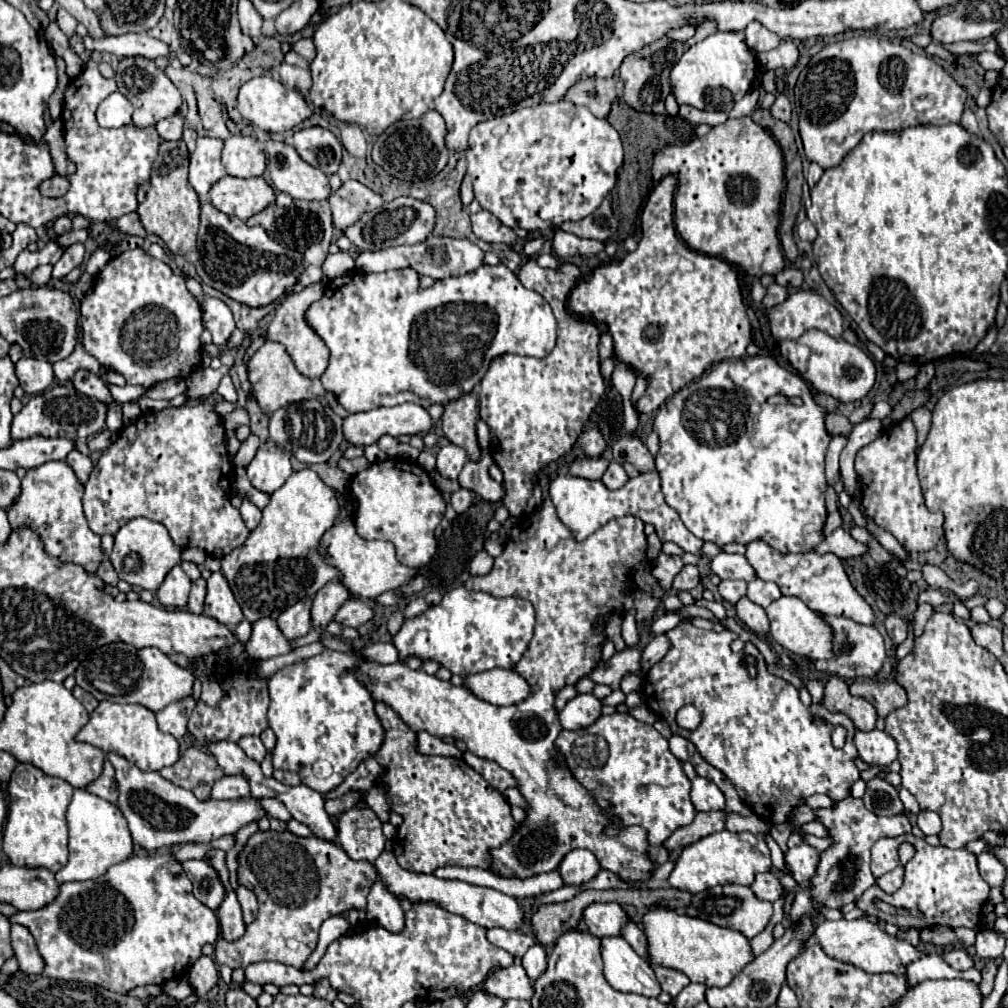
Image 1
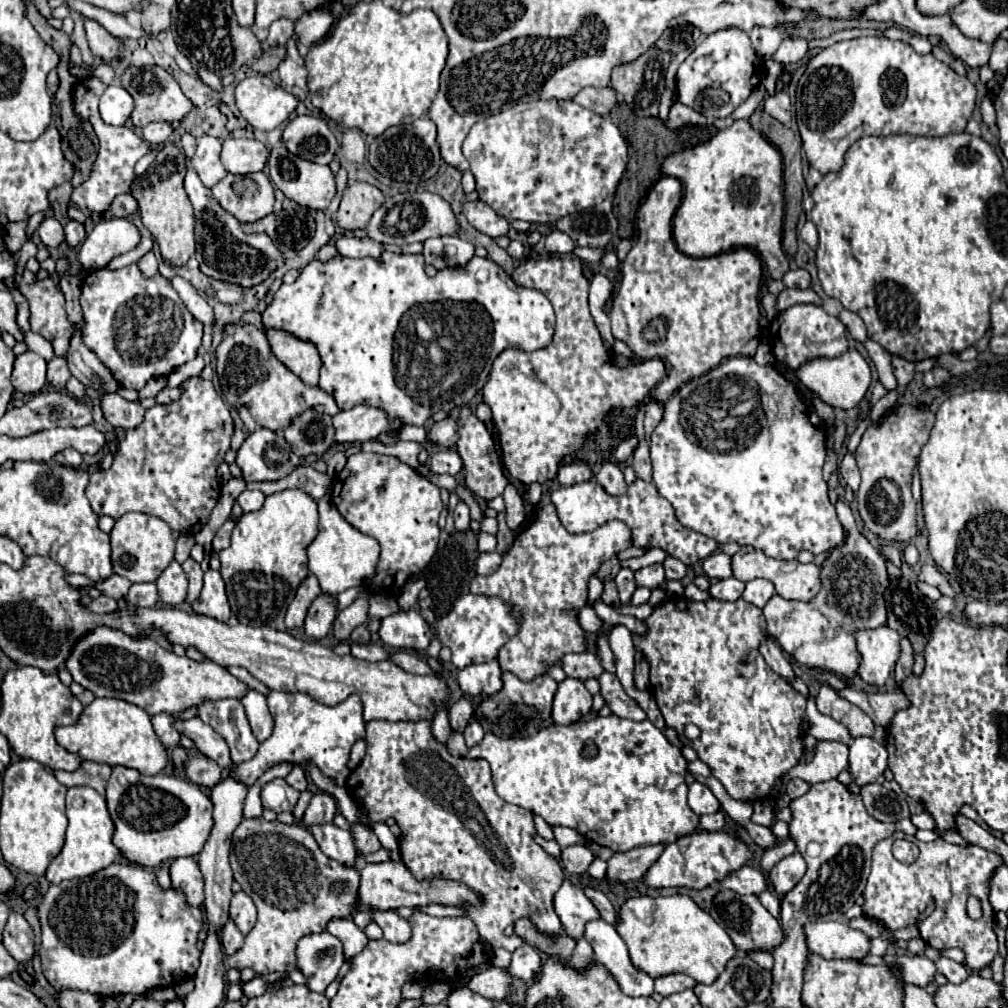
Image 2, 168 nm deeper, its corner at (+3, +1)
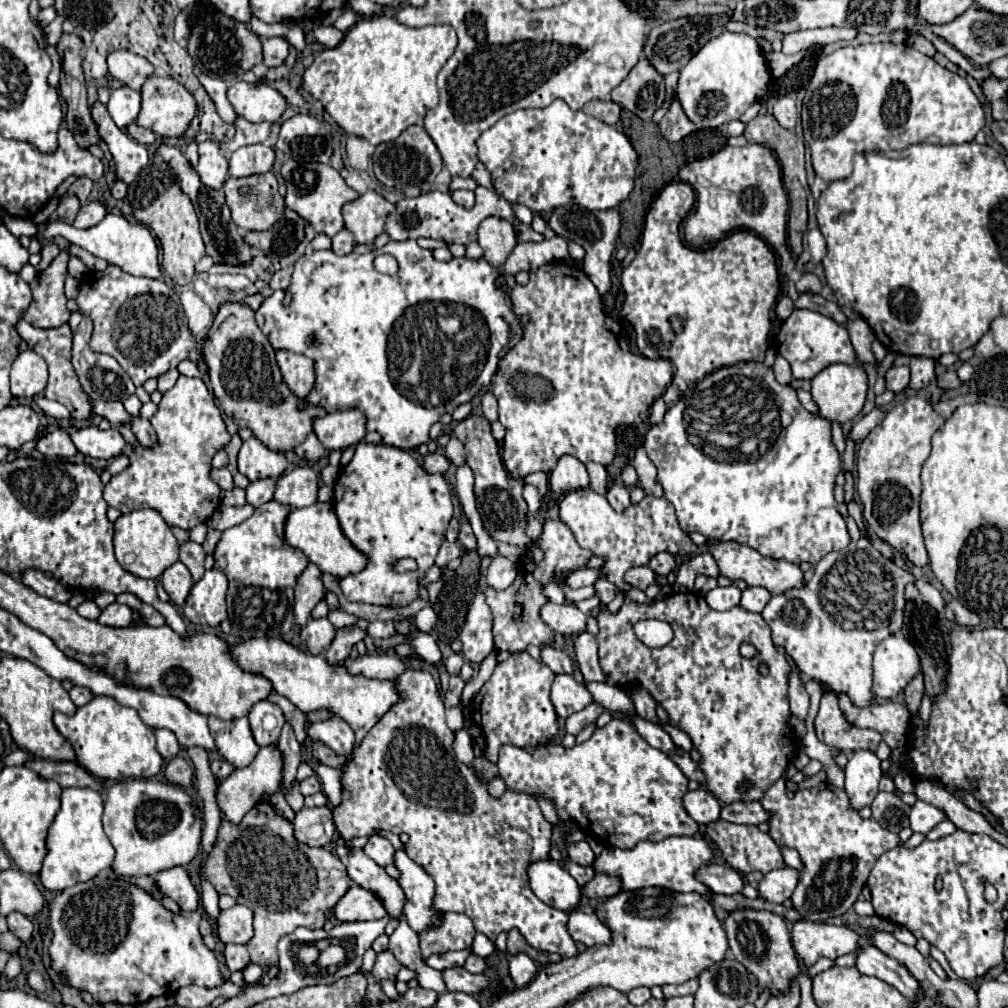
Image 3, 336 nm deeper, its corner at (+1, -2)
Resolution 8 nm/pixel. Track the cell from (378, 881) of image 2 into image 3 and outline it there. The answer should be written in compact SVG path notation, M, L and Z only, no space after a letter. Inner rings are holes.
M352 884L350 890L340 898L340 902L334 908L334 914L340 922L356 922L356 920L376 920L386 916L386 908L374 892L366 888L358 888L358 884Z

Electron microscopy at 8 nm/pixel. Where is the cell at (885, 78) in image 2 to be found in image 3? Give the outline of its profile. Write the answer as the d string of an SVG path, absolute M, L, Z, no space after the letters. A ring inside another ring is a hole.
M894 42L842 46L820 58L806 86L806 98L802 102L804 140L812 152L812 166L816 176L824 178L826 182L848 178L852 174L852 158L858 152L904 150L906 146L918 142L966 144L974 140L982 126L982 104L962 76L942 68L932 58L910 48L908 44Z

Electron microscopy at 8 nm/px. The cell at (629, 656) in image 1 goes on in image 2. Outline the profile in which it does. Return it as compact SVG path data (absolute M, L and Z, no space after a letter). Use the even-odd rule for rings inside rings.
M568 653L562 657L560 661L560 667L564 669L564 673L568 677L574 677L574 679L580 679L580 681L586 681L590 677L598 677L604 669L600 665L600 659L594 655L594 653Z

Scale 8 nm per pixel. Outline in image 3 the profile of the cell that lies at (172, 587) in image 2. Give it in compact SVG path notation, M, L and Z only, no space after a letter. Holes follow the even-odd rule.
M182 562L172 564L170 568L166 568L166 572L160 578L164 590L170 596L170 602L176 606L182 606L190 594L190 588L194 586L192 576L188 572L188 568Z

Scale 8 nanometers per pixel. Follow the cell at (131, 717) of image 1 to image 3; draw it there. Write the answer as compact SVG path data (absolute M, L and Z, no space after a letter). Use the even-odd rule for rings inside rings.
M94 696L92 702L78 708L74 716L56 712L54 724L58 732L72 744L76 752L76 762L82 764L96 778L150 778L156 776L164 764L162 756L156 750L154 730L142 722L134 708L118 704L112 696Z

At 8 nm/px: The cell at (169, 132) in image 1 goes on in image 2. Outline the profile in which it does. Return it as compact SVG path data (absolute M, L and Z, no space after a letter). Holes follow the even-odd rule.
M148 123L146 127L142 127L142 139L148 141L152 147L162 145L172 133L172 125L168 123Z

